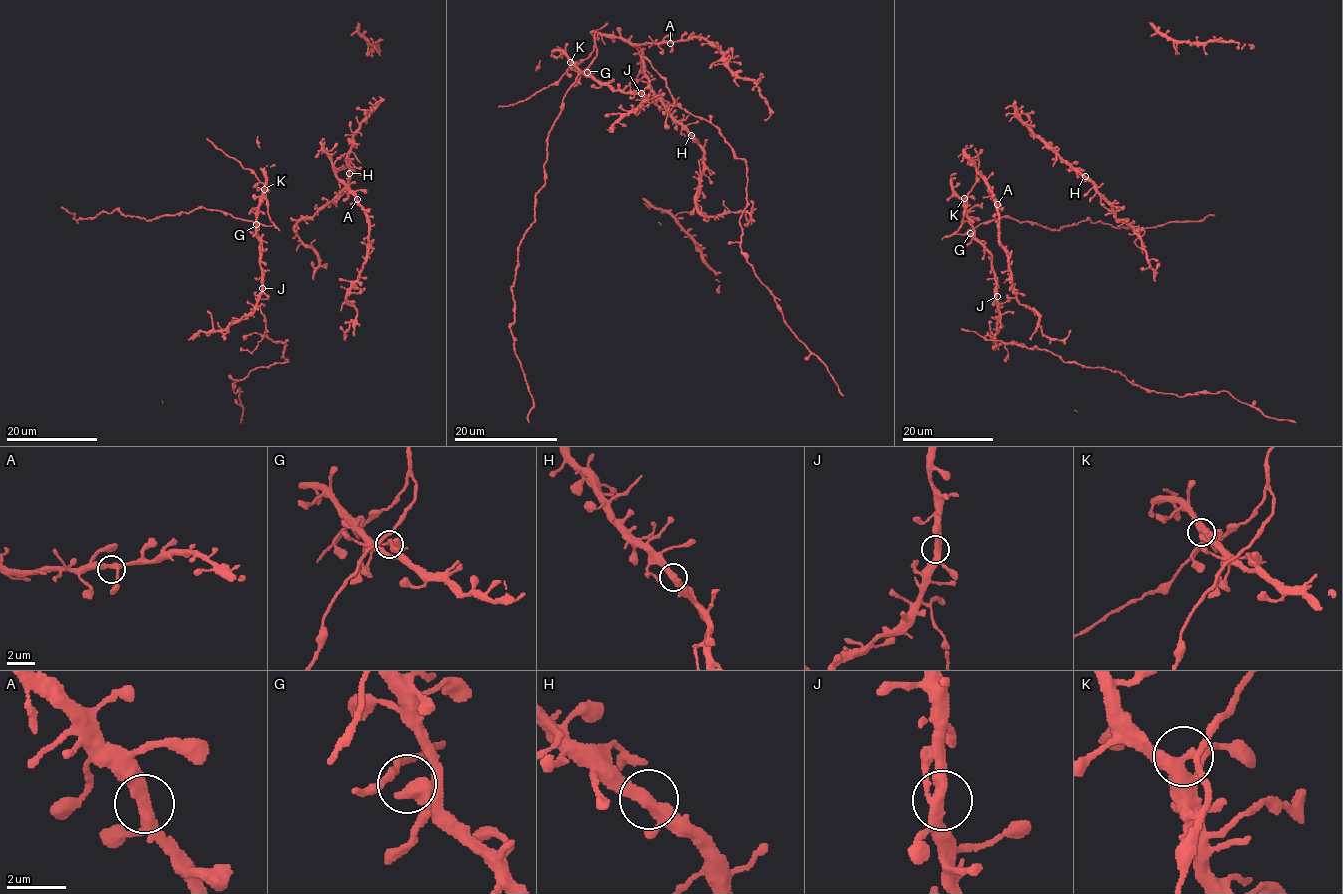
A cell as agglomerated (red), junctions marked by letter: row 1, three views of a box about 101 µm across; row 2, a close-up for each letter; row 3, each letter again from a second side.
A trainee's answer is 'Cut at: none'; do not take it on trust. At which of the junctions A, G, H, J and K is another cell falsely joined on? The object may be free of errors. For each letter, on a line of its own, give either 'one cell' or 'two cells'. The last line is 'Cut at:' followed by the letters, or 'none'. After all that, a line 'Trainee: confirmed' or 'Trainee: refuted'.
A: one cell
G: one cell
H: one cell
J: one cell
K: one cell
Cut at: none
Trainee: confirmed

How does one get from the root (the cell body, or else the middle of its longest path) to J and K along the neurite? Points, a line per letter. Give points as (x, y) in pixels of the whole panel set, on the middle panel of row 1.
J: (587, 77), (593, 77), (616, 90), (641, 93)
K: (587, 77), (570, 62)

